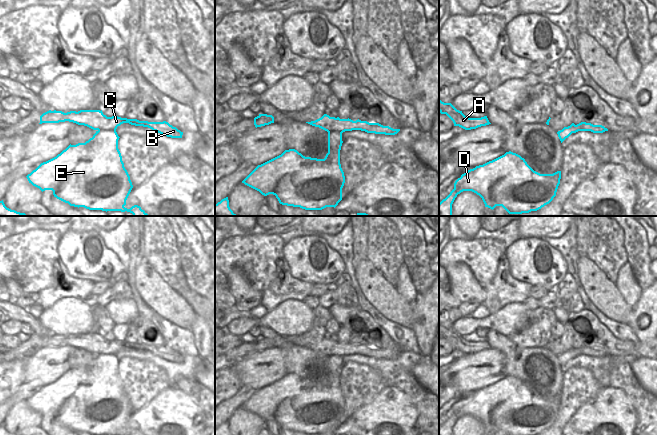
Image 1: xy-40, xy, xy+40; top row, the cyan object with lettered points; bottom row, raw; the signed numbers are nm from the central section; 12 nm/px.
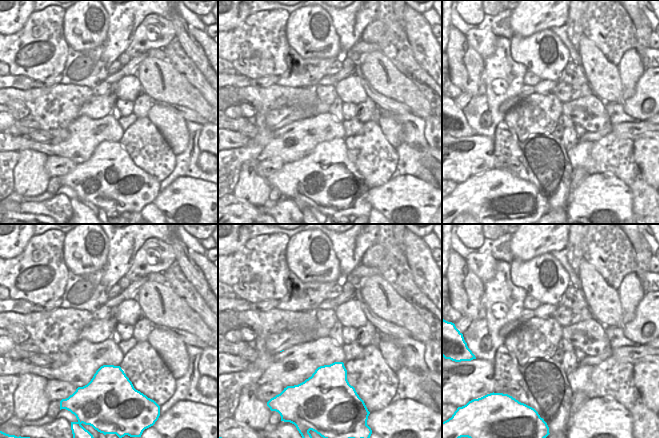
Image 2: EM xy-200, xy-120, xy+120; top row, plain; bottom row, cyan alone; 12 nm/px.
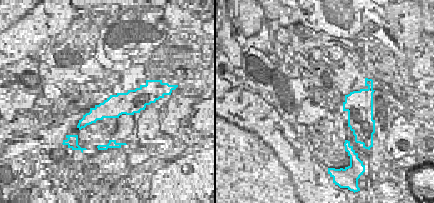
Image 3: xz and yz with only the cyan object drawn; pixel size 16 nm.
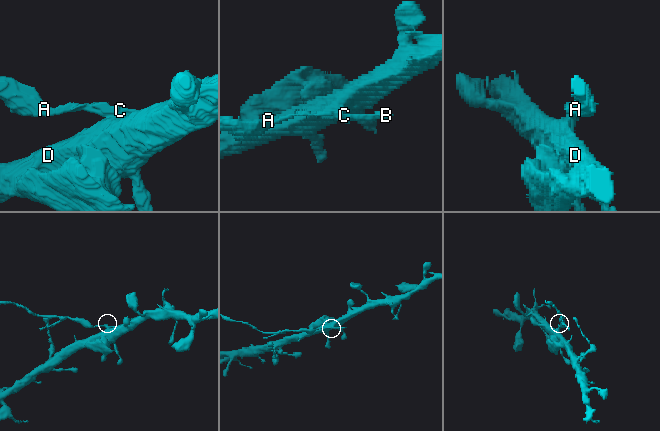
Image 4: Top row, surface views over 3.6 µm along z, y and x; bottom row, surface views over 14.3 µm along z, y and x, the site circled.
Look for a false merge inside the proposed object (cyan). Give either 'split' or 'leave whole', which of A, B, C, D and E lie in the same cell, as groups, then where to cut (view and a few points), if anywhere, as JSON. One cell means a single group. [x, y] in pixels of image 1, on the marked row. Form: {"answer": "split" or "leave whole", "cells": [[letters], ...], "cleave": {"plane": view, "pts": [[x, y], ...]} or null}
{"answer": "split", "cells": [["A", "B", "C"], ["D", "E"]], "cleave": {"plane": "xy-40", "pts": [[98, 129], [115, 130]]}}

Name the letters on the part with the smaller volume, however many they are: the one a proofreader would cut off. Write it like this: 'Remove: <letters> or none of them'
Remove: A, B, C

